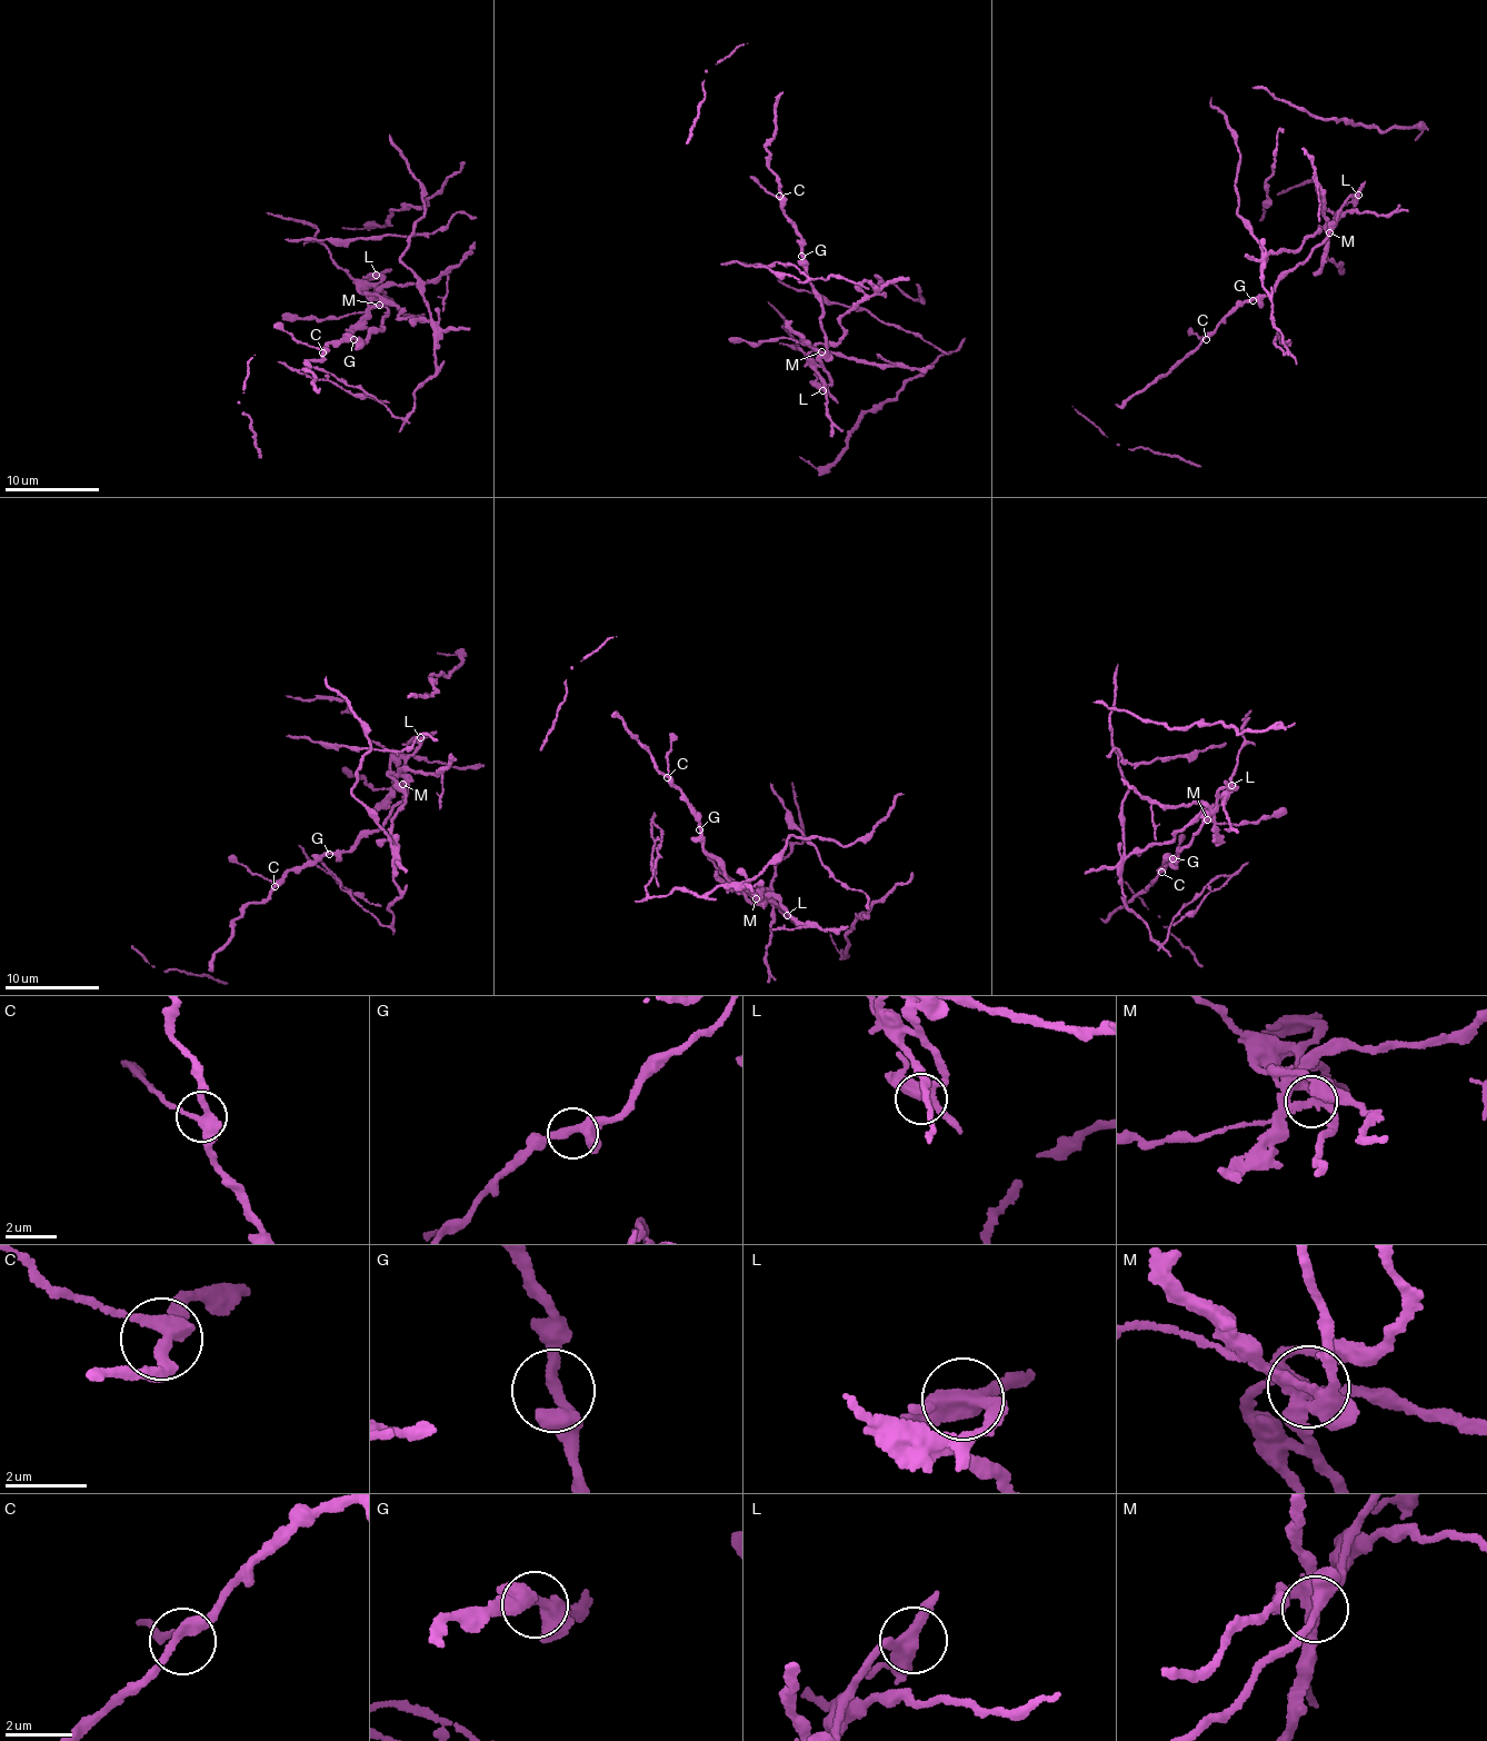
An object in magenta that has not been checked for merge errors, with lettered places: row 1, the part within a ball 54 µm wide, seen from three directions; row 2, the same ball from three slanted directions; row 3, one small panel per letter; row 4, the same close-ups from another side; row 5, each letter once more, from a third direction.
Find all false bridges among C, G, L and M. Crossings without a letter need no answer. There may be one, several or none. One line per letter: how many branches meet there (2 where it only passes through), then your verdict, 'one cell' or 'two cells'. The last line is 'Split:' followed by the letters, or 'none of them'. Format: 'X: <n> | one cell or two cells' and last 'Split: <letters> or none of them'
C: 3 | one cell
G: 3 | one cell
L: 3 | one cell
M: 3 | two cells
Split: M

